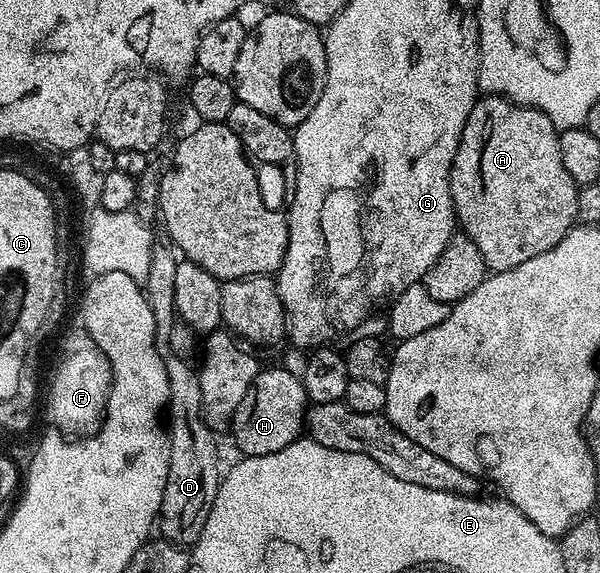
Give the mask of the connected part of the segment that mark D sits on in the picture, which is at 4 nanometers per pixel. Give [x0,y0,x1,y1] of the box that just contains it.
[159,365,223,548]

